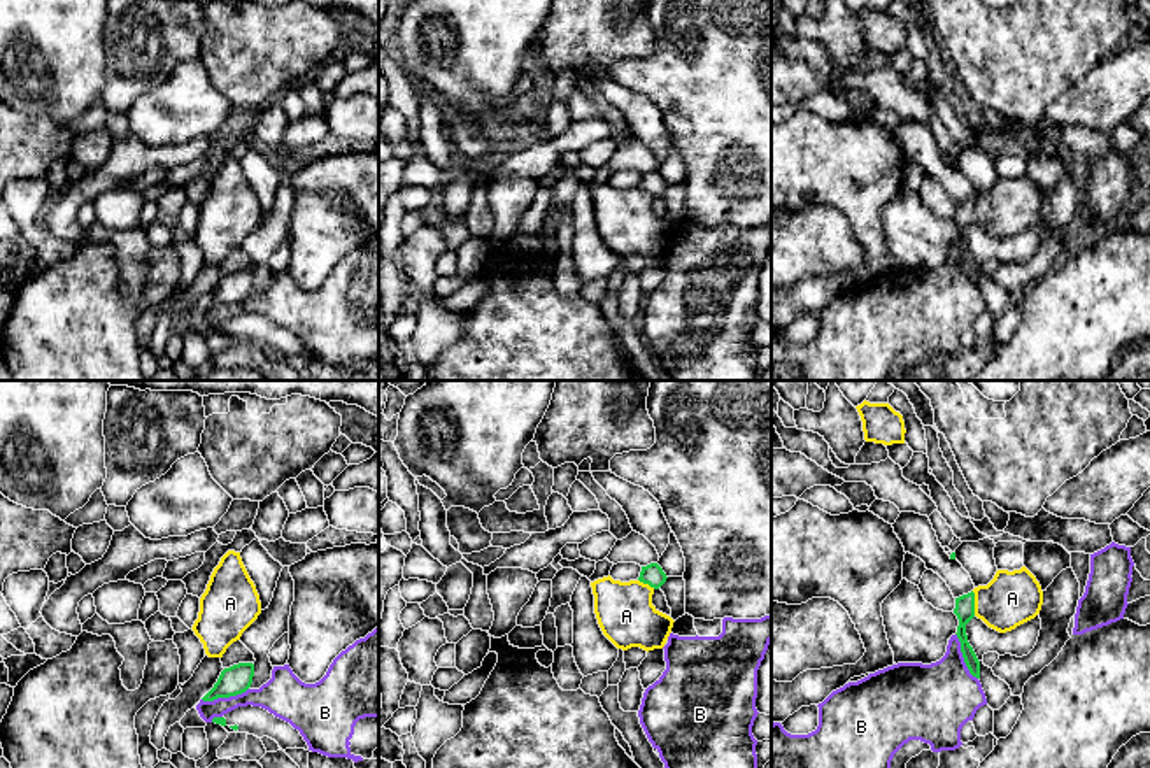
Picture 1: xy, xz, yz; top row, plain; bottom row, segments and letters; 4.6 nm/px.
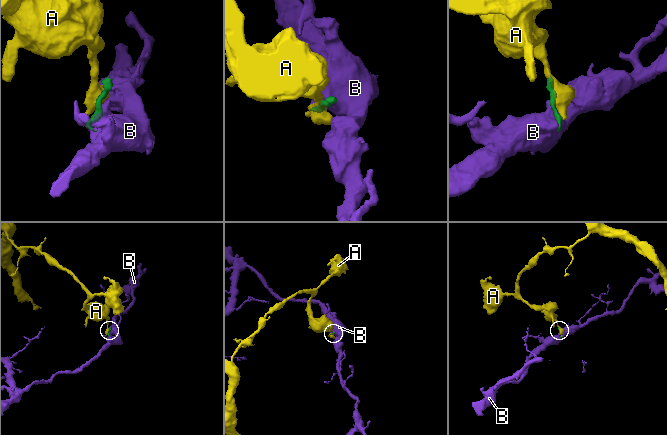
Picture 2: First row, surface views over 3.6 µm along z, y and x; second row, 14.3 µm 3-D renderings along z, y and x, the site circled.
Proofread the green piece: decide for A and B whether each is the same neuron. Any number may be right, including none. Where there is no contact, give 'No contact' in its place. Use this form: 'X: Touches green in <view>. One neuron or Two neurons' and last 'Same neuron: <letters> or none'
A: Touches green in yz. Two neurons
B: Touches green in xy. Two neurons
Same neuron: none

